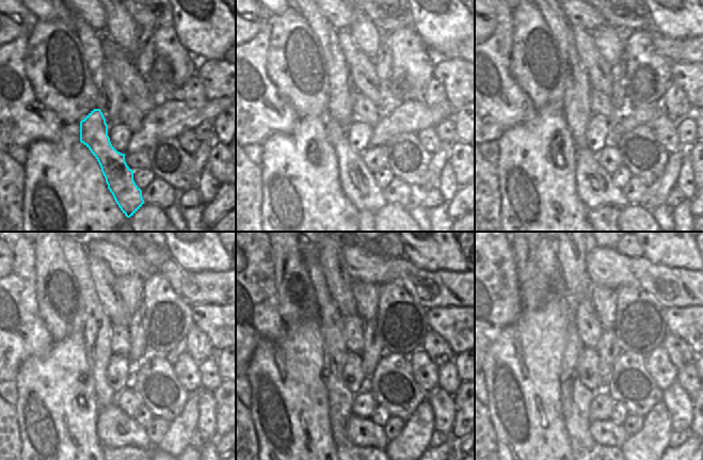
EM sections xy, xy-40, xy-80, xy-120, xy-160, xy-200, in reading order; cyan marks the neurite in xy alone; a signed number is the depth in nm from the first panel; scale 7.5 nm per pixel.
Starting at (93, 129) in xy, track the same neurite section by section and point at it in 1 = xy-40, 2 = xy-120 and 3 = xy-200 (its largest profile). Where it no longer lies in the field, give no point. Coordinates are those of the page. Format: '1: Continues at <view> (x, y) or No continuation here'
1: Continues at xy-40 (357, 183)
2: Continues at xy-120 (115, 429)
3: Continues at xy-200 (606, 432).

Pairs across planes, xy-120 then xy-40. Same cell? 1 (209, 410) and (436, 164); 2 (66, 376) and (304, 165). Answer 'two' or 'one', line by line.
1: two
2: one

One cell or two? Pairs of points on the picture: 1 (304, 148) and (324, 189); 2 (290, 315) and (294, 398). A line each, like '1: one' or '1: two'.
1: one
2: two

